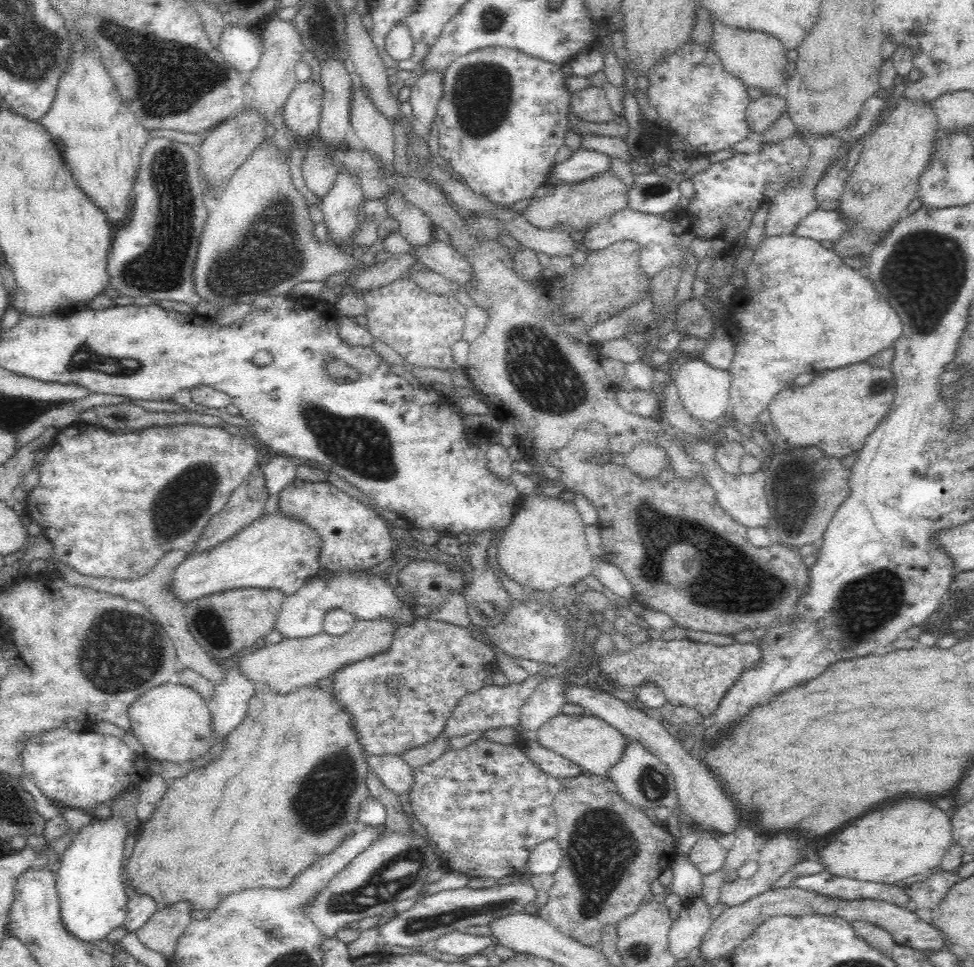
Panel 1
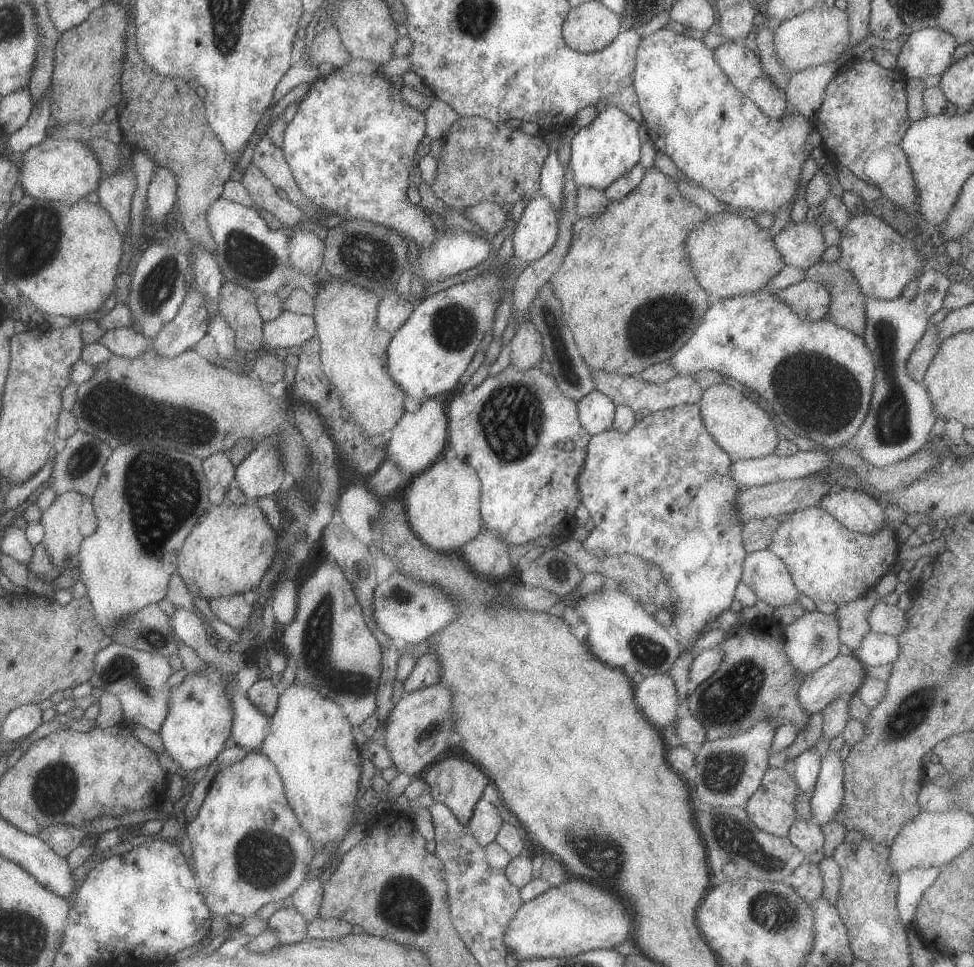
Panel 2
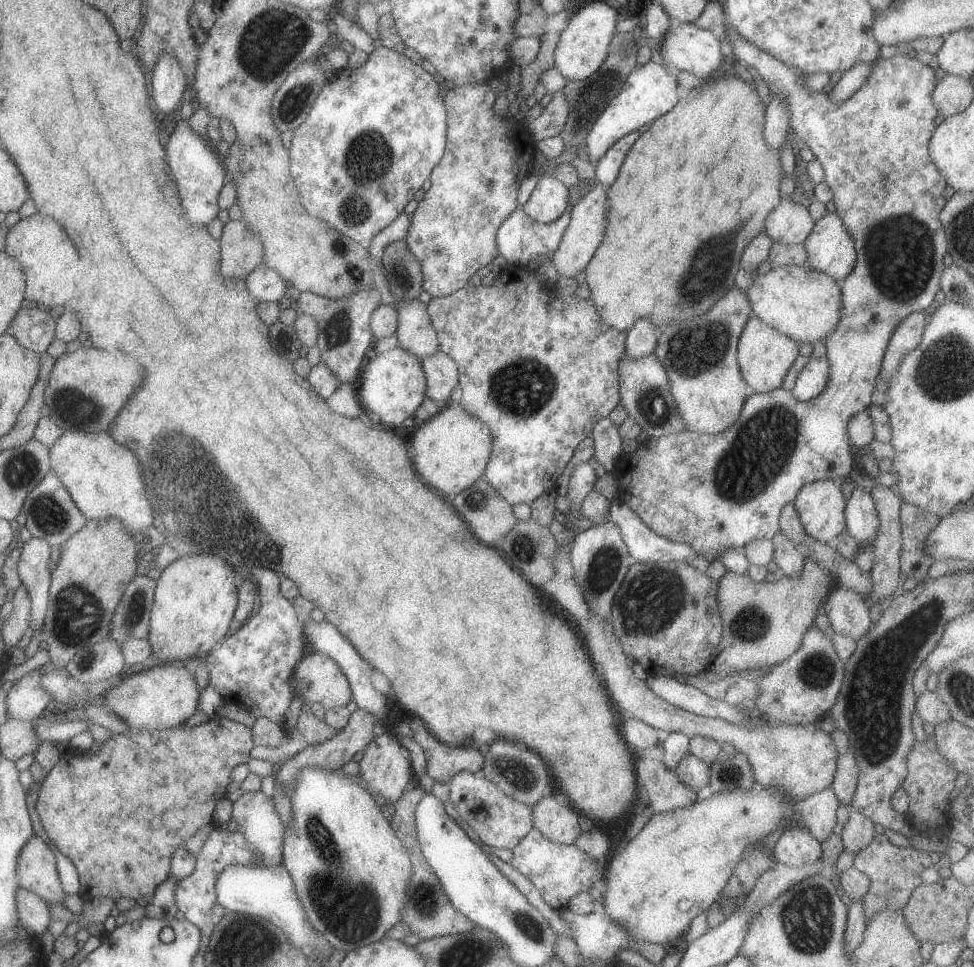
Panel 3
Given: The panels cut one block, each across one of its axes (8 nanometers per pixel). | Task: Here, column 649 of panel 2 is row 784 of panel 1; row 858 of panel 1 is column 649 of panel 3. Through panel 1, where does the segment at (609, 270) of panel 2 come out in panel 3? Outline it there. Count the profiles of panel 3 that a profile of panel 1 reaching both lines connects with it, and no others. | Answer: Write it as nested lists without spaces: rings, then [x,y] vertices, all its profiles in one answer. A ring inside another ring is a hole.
[[[735,71],[730,74],[724,73],[720,80],[712,81],[712,79],[693,88],[686,98],[681,98],[676,103],[672,110],[651,122],[649,130],[643,132],[628,151],[618,178],[607,190],[609,202],[607,229],[600,246],[585,268],[587,272],[585,282],[589,285],[590,298],[595,302],[601,317],[612,328],[619,331],[627,332],[642,317],[649,318],[661,331],[670,323],[701,315],[702,312],[711,309],[711,306],[714,306],[714,303],[735,285],[734,278],[741,268],[741,254],[748,243],[765,230],[766,217],[773,208],[780,204],[780,185],[786,174],[781,161],[781,153],[765,141],[763,133],[765,107],[756,87],[742,79]]]

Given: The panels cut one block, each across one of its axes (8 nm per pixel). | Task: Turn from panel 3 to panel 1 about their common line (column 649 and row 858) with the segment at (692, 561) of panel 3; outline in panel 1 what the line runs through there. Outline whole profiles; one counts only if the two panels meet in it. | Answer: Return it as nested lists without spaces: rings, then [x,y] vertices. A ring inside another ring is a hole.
[[[555,838],[540,841],[529,852],[525,874],[554,874],[562,864],[562,850]]]

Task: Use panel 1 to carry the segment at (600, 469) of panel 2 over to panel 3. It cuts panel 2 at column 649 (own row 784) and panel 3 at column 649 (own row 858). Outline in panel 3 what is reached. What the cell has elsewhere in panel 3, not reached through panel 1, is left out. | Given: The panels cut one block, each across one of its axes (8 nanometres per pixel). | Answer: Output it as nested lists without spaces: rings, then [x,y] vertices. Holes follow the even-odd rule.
[[[727,25],[726,40],[724,43],[726,52],[728,51],[734,58],[747,66],[756,68],[758,74],[769,86],[770,94],[772,91],[778,91],[783,97],[787,98],[791,108],[791,130],[800,140],[800,144],[812,150],[815,158],[819,160],[825,172],[825,183],[833,192],[833,201],[836,206],[836,214],[844,223],[850,238],[852,238],[857,259],[854,270],[841,282],[841,299],[843,302],[843,313],[840,317],[839,325],[828,335],[825,340],[827,346],[826,357],[830,365],[830,374],[828,386],[816,398],[811,398],[808,402],[798,400],[794,393],[788,389],[774,389],[767,393],[754,393],[750,395],[742,407],[740,416],[728,430],[719,432],[715,435],[705,435],[696,431],[684,429],[679,433],[672,433],[664,437],[652,437],[645,442],[640,442],[636,453],[632,456],[625,454],[616,465],[613,474],[619,481],[618,500],[626,501],[629,507],[634,510],[644,524],[648,525],[654,532],[671,541],[686,543],[696,549],[704,558],[710,562],[717,560],[717,556],[730,547],[741,549],[754,539],[772,539],[772,537],[781,530],[779,525],[782,509],[787,504],[793,503],[800,489],[806,484],[814,481],[833,481],[834,478],[844,480],[848,478],[852,470],[852,460],[854,460],[855,448],[851,444],[851,438],[847,431],[847,424],[854,414],[866,411],[872,405],[873,390],[877,385],[877,376],[881,369],[881,362],[887,349],[889,338],[895,333],[896,327],[914,311],[923,311],[928,308],[936,292],[941,288],[941,274],[945,269],[944,256],[947,253],[946,233],[942,222],[938,220],[938,214],[942,206],[946,204],[944,197],[944,188],[946,186],[945,176],[941,170],[932,162],[929,151],[929,144],[934,131],[936,122],[934,118],[938,116],[939,110],[933,101],[933,92],[940,82],[933,70],[928,65],[921,63],[918,58],[910,58],[906,54],[894,55],[891,58],[879,56],[871,66],[871,71],[867,74],[864,84],[842,104],[833,103],[829,99],[829,94],[820,91],[811,95],[803,85],[803,80],[788,66],[785,62],[778,60],[770,53],[764,52],[761,48],[747,41],[733,26]]]

